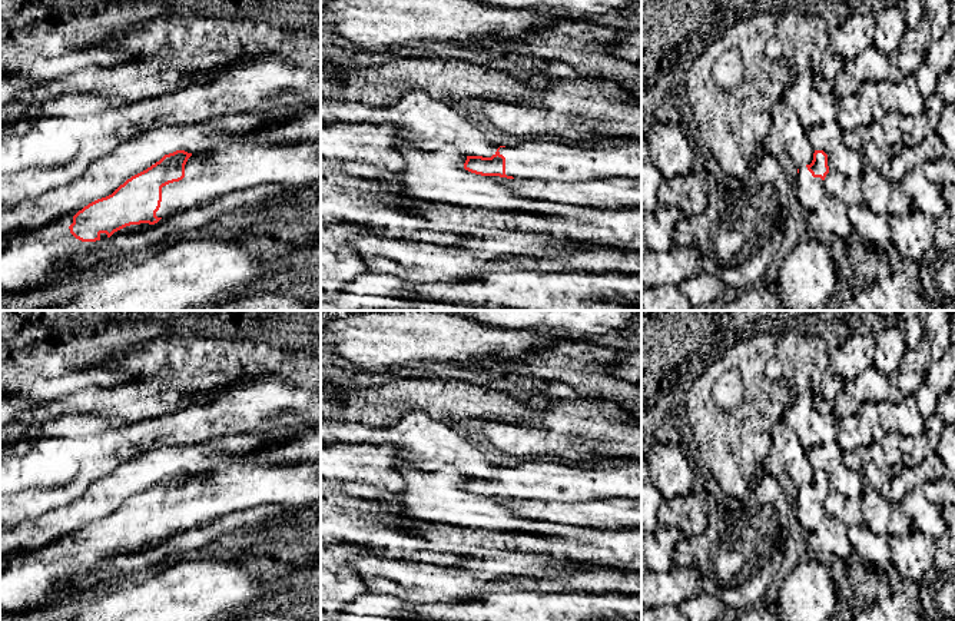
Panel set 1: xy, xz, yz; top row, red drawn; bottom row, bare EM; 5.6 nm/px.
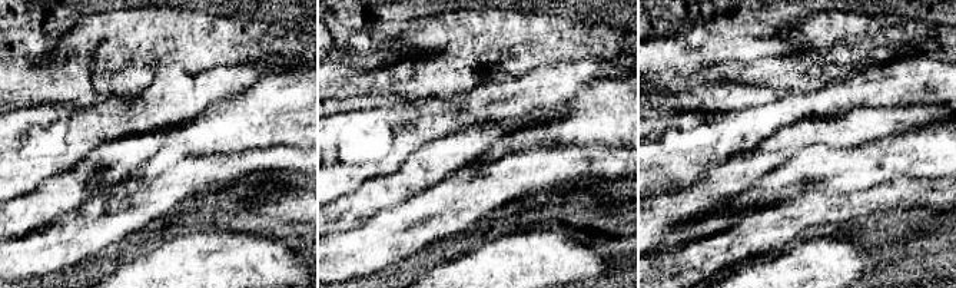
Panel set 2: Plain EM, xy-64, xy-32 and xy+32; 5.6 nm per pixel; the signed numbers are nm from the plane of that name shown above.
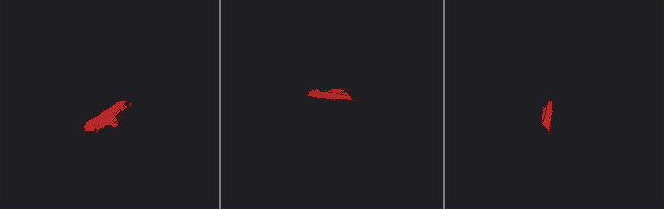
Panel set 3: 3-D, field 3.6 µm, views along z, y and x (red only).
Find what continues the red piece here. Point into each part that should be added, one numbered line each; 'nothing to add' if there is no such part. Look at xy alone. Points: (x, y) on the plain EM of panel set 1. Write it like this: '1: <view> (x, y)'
1: xy (208, 497)
2: xy (37, 578)

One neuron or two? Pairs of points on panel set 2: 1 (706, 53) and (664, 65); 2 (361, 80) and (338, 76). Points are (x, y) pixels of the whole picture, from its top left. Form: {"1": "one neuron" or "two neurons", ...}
{"1": "one neuron", "2": "one neuron"}

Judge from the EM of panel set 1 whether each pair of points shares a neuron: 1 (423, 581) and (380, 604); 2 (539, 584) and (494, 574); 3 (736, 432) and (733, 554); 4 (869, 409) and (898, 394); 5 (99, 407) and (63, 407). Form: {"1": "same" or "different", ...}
{"1": "different", "2": "different", "3": "different", "4": "different", "5": "same"}

